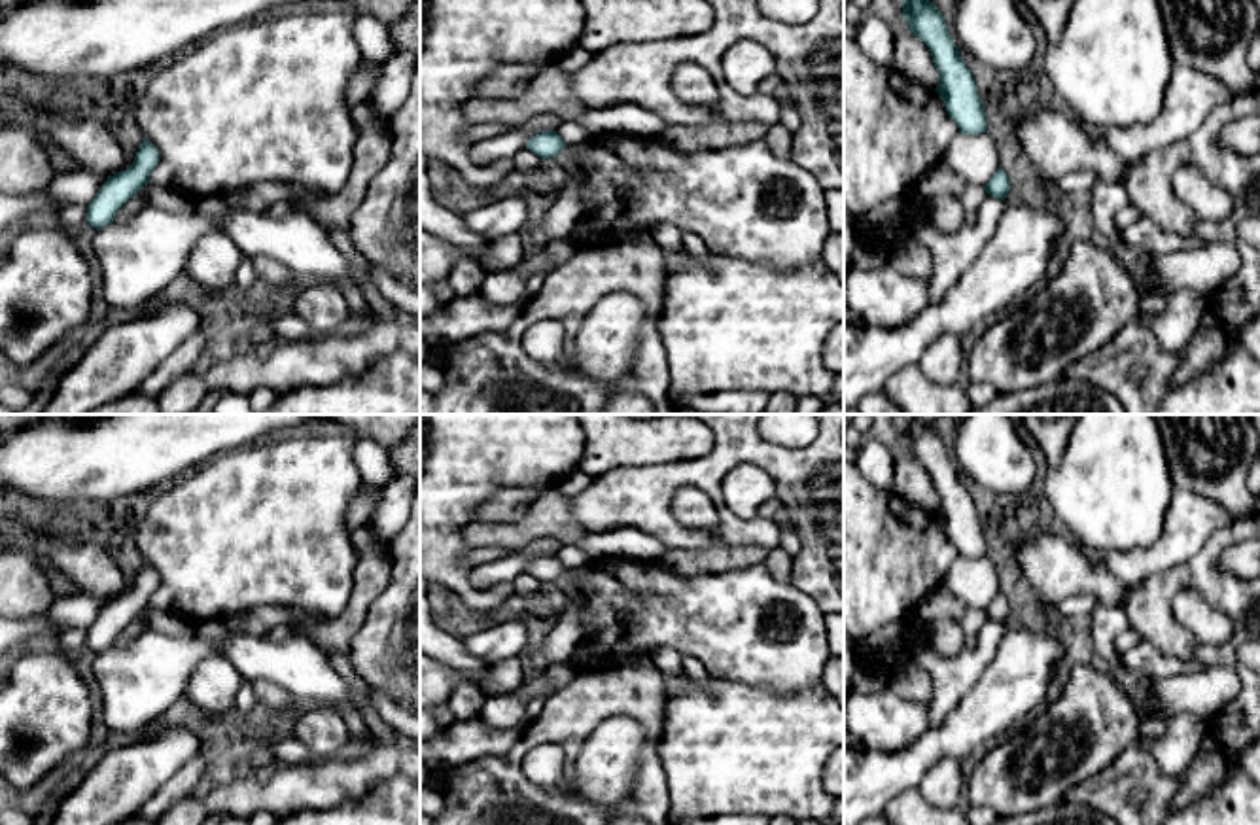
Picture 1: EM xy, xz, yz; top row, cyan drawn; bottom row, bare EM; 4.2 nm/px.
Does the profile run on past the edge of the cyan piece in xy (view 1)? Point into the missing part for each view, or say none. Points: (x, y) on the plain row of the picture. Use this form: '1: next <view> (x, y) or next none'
1: next none

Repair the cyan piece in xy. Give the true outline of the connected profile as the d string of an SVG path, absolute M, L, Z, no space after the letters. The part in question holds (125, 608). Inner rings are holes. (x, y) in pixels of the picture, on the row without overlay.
M142 562L134 587L127 594L108 600L96 621L87 628L87 649L98 655L112 647L119 632L149 606L157 587L159 575L155 568Z

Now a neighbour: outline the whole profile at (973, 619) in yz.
M967 609L961 619L965 638L978 638L978 632L980 632L984 621L986 621L984 609Z

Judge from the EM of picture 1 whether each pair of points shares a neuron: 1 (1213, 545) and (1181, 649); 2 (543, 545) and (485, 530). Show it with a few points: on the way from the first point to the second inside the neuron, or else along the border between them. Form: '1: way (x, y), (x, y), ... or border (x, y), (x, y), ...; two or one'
1: way (1190, 572), (1164, 595), (1164, 623); one
2: border (564, 542), (536, 538), (523, 547), (489, 545); two

